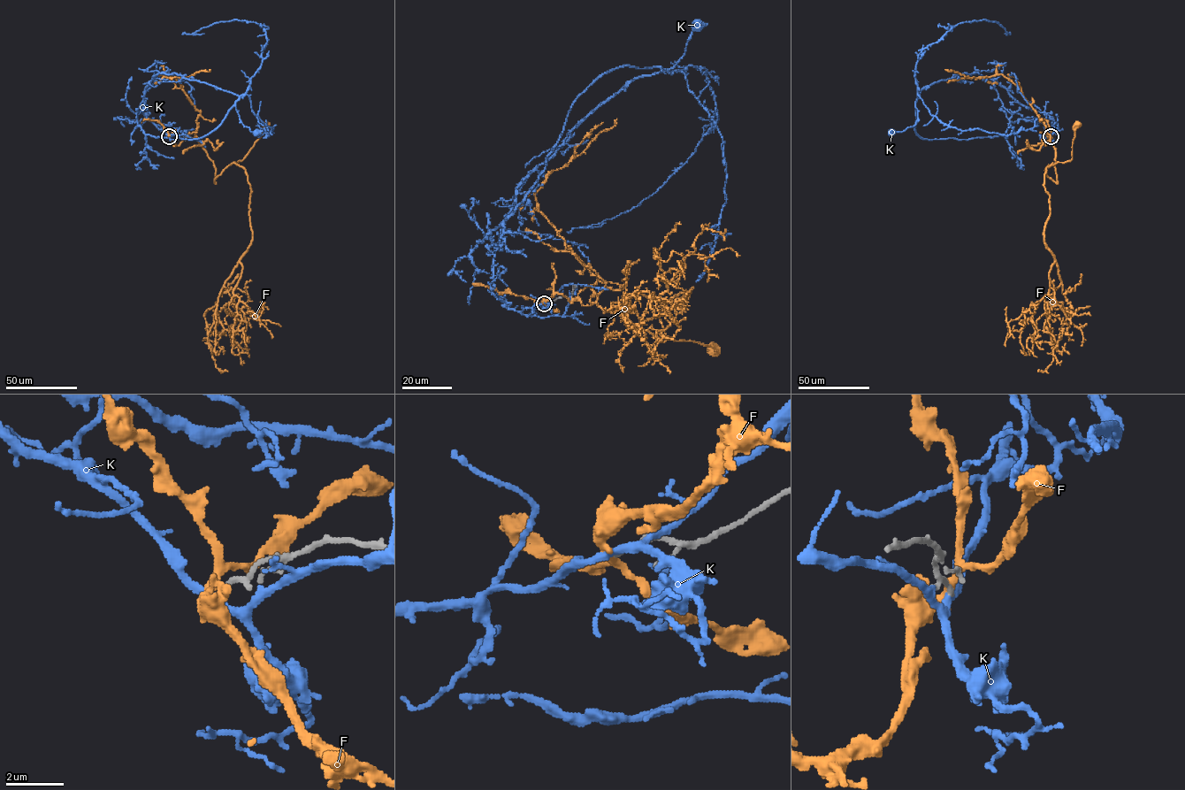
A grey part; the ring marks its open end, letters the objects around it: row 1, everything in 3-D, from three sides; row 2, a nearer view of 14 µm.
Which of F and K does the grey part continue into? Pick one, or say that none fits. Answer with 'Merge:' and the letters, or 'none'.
Merge: none

